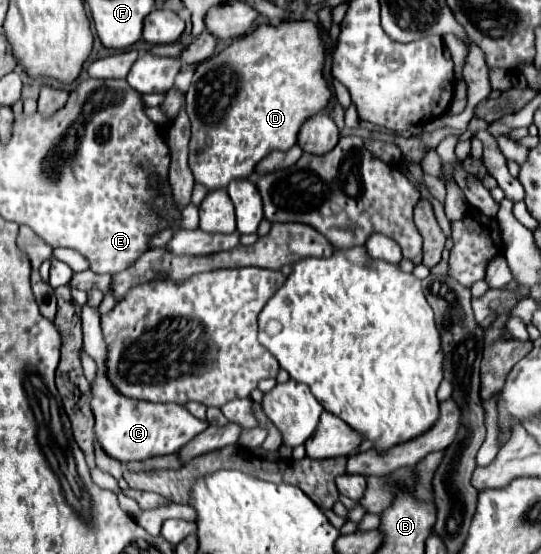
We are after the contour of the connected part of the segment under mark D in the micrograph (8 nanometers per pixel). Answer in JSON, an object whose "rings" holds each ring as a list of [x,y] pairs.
{"rings":[[[283,21],[277,27],[259,25],[253,33],[235,39],[221,53],[197,65],[187,91],[187,115],[191,121],[189,167],[195,181],[209,191],[223,189],[231,179],[249,179],[261,159],[271,151],[289,151],[305,119],[319,113],[331,97],[323,77],[323,41],[311,21]]]}

